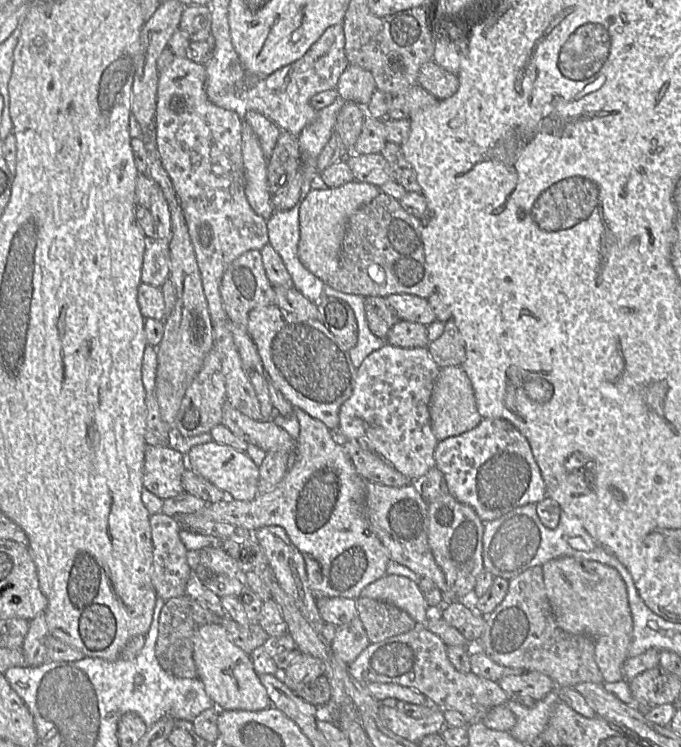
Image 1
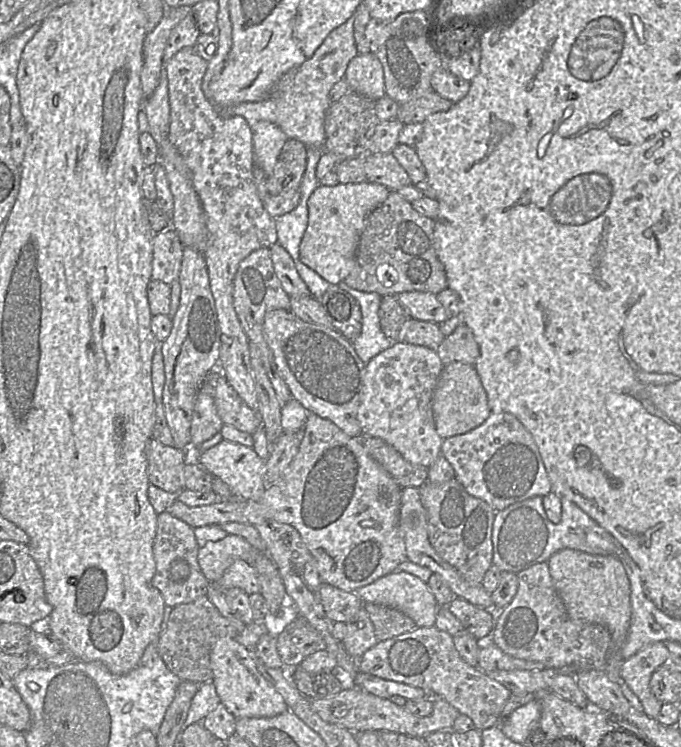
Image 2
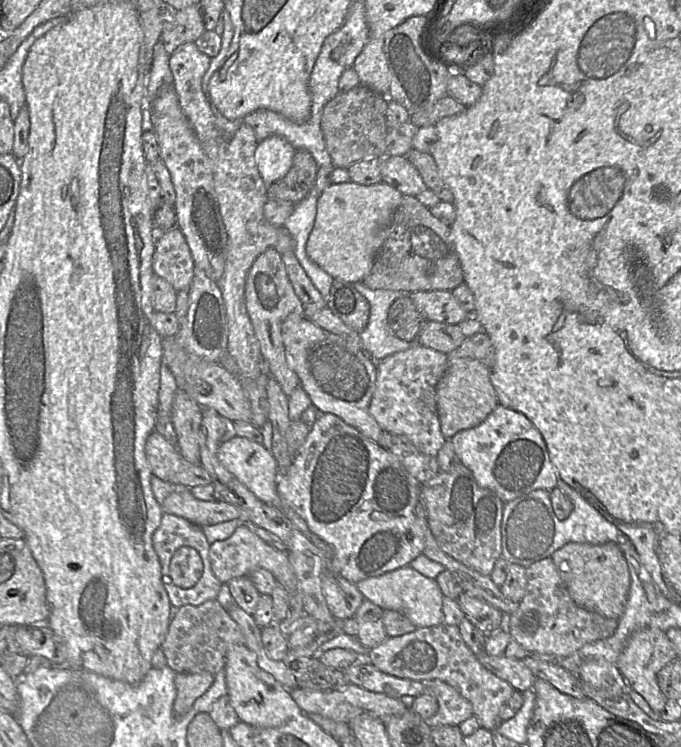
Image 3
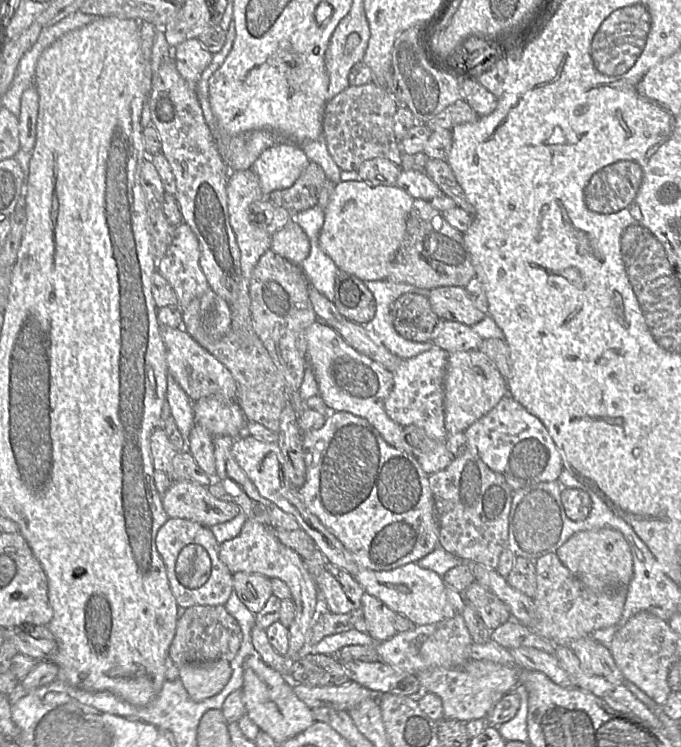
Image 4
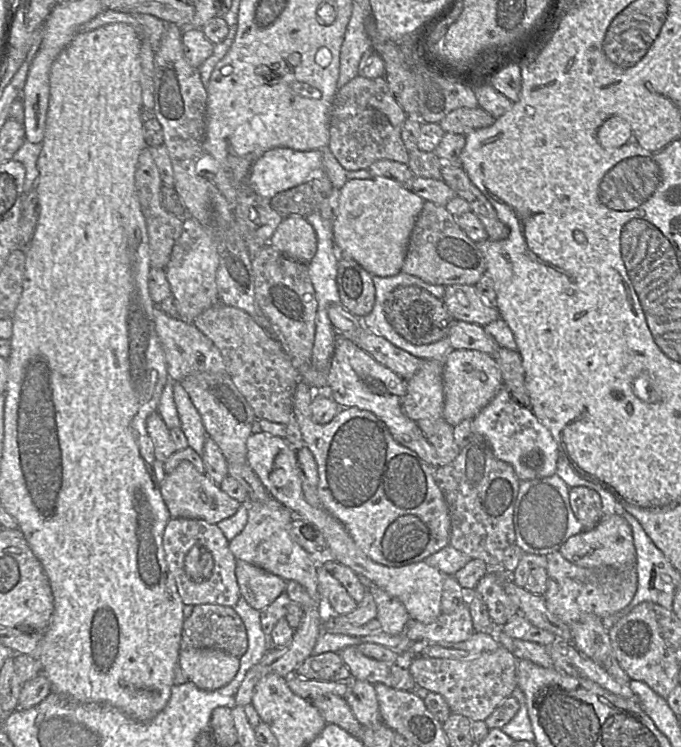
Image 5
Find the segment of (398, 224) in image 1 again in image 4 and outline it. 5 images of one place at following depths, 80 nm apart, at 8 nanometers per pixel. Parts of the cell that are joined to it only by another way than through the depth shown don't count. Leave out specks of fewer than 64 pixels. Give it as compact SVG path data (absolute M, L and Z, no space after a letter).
M414 199L407 217L405 235L386 280L431 290L443 286L466 287L474 277L472 256L465 244L463 233L452 227L442 212L429 201Z

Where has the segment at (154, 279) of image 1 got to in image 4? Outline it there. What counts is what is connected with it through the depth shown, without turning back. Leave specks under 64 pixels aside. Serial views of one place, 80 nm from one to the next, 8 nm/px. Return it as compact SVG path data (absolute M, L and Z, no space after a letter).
M182 221L175 226L171 244L156 263L156 270L174 289L179 308L199 299L210 288L199 261L198 240L191 228Z

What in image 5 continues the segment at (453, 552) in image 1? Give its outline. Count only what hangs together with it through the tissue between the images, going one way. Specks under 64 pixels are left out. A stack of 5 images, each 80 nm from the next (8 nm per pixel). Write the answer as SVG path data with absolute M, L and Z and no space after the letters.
M474 434L452 462L442 467L435 467L434 479L449 510L451 523L449 545L470 556L471 559L484 561L490 570L500 569L505 549L515 541L513 515L521 481L513 467L495 457L485 437Z

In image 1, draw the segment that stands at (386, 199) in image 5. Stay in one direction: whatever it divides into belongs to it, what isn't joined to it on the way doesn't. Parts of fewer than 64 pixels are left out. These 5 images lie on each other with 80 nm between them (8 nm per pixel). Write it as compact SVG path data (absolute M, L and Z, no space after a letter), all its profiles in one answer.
M355 180L336 188L313 189L302 202L299 209L298 256L303 266L325 284L338 268L340 248L349 217L380 193L378 186Z

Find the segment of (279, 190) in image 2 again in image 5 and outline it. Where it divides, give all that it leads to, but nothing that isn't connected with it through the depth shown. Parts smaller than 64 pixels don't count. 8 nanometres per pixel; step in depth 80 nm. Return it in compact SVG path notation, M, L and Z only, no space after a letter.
M323 170L315 171L313 178L286 191L277 193L270 204L284 219L291 216L306 217L320 212L334 186Z

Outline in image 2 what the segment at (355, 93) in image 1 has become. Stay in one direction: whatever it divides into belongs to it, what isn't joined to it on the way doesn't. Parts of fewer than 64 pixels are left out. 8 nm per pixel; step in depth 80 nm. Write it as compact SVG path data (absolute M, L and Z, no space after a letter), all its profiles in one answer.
M357 54L348 64L344 79L350 91L372 100L386 95L383 66L374 54Z

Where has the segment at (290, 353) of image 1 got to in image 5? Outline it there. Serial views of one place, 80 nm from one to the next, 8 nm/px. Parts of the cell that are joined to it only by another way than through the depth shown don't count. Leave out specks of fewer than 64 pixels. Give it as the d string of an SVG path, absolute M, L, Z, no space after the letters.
M338 333L327 371L328 395L341 407L356 407L374 413L387 426L393 438L416 452L424 461L436 467L436 453L416 421L402 411L401 400L406 392L406 379L377 362L370 354Z

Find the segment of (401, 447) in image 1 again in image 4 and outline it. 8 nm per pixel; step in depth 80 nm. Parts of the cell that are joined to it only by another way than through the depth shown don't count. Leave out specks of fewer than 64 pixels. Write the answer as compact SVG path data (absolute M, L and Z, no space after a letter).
M439 347L425 351L415 357L403 359L393 374L393 388L385 401L387 415L402 427L415 425L422 428L430 438L445 442L448 434L444 427L444 378L449 353Z

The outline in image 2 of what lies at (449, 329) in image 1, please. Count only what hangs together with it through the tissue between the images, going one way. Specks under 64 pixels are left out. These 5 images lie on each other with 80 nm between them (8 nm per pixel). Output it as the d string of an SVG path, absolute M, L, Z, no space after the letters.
M464 324L446 336L436 352L444 366L453 362L475 364L480 355L472 330Z

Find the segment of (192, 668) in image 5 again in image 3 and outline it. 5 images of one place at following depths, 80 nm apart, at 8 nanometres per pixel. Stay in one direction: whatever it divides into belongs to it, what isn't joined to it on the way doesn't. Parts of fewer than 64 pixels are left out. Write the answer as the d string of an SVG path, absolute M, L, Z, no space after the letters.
M206 672L176 673L174 681L176 698L173 702L173 713L181 717L190 710L195 700L210 688L214 675Z

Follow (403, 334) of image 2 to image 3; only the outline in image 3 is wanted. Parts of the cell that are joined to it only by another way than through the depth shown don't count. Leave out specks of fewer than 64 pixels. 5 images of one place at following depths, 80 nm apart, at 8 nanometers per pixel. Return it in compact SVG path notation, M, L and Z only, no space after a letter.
M427 321L420 330L416 342L448 354L458 348L466 338L459 324Z

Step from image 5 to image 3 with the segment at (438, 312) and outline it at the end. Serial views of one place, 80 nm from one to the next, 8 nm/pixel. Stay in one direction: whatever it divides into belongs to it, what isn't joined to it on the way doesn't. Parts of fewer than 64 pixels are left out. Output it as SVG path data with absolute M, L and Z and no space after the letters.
M362 282L354 283L357 290L370 304L367 326L359 334L363 351L374 361L380 361L397 352L405 351L418 344L416 338L428 321L409 297L411 292L377 289L372 290Z

